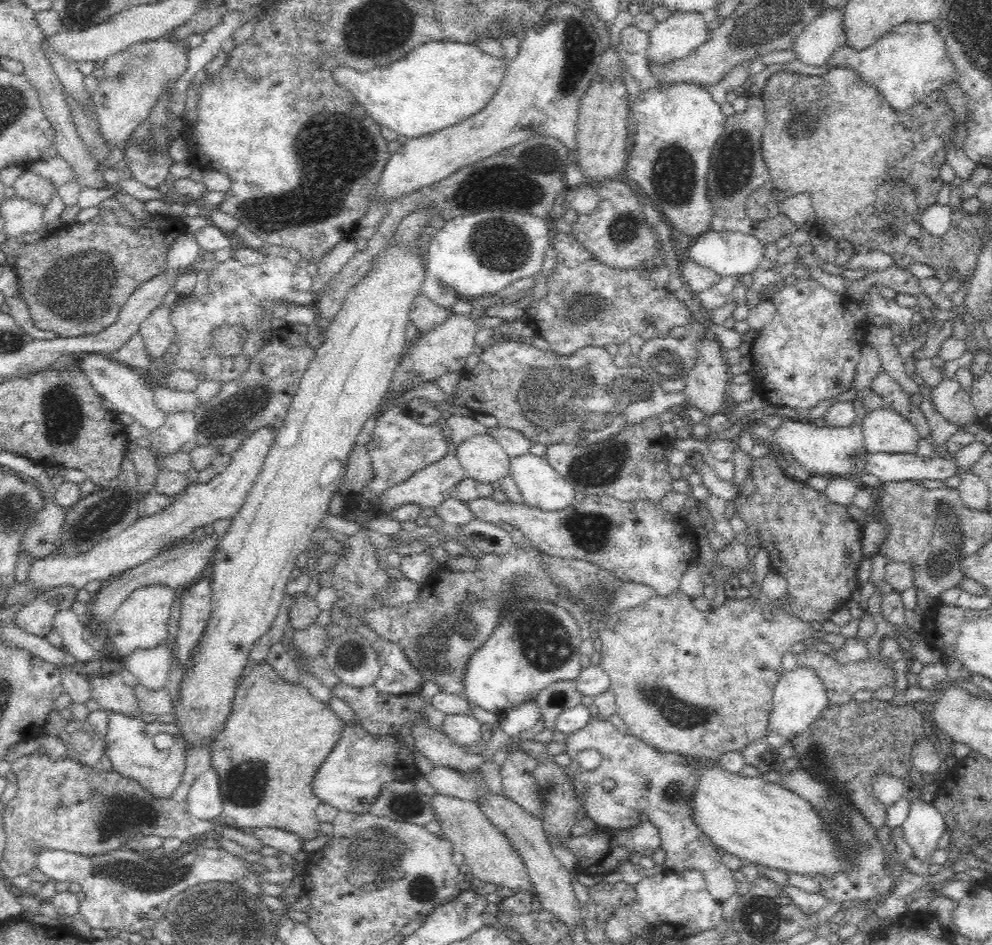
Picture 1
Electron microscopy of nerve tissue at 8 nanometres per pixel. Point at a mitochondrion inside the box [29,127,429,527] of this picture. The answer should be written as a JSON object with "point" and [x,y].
{"point":[78,288]}

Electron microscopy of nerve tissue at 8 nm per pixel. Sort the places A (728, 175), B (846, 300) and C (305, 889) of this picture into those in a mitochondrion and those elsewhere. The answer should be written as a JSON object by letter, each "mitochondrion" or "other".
{"A":"mitochondrion","B":"other","C":"other"}

